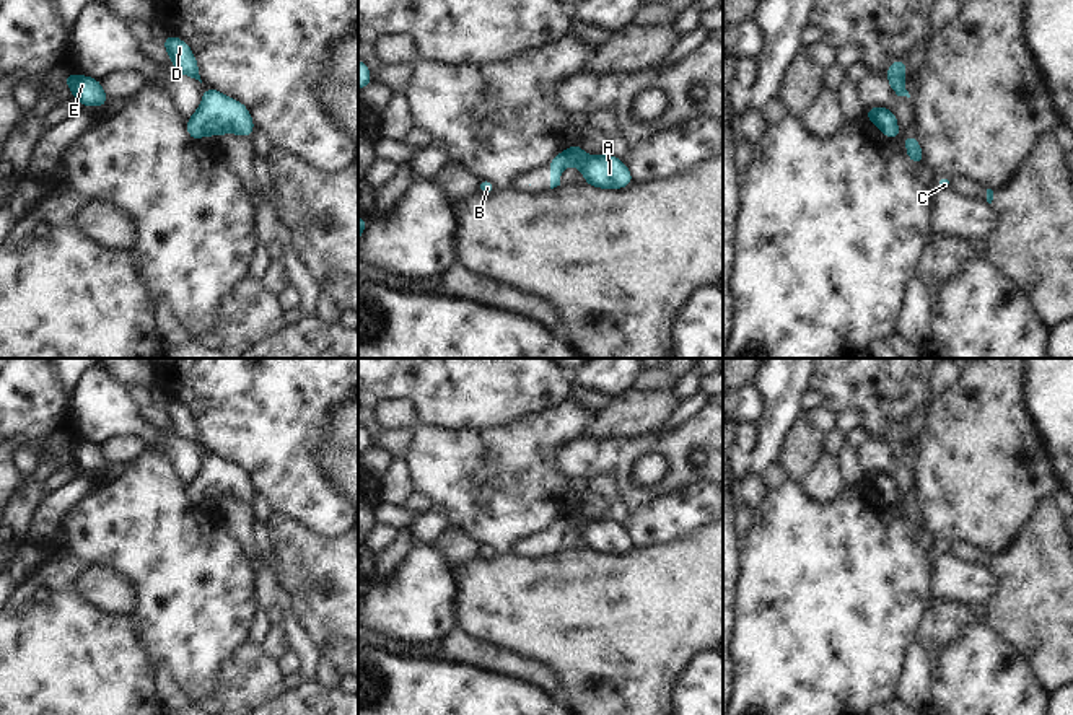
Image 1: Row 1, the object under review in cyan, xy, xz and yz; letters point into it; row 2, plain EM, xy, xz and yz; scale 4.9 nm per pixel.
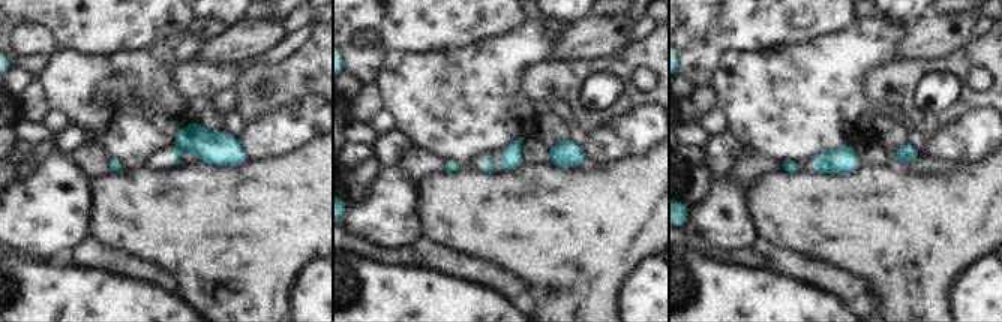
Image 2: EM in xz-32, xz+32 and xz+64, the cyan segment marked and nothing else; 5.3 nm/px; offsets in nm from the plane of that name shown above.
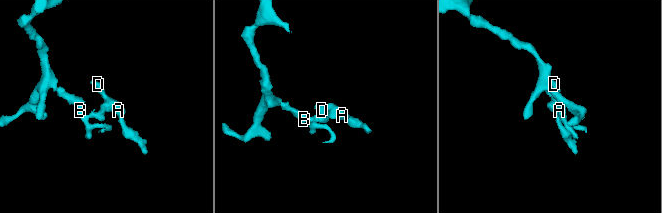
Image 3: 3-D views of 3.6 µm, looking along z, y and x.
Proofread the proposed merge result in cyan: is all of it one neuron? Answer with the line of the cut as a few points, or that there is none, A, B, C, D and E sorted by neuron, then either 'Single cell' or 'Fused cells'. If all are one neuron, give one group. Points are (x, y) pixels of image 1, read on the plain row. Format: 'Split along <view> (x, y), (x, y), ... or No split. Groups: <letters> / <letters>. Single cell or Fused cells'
No split. Groups: A B C D E. Single cell.

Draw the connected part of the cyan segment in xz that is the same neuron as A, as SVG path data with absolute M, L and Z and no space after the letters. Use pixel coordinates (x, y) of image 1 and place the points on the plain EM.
M575 507L567 516L557 518L549 531L550 554L560 551L560 539L565 529L575 529L585 539L585 547L601 554L622 554L633 547L625 528L612 520L588 521Z

